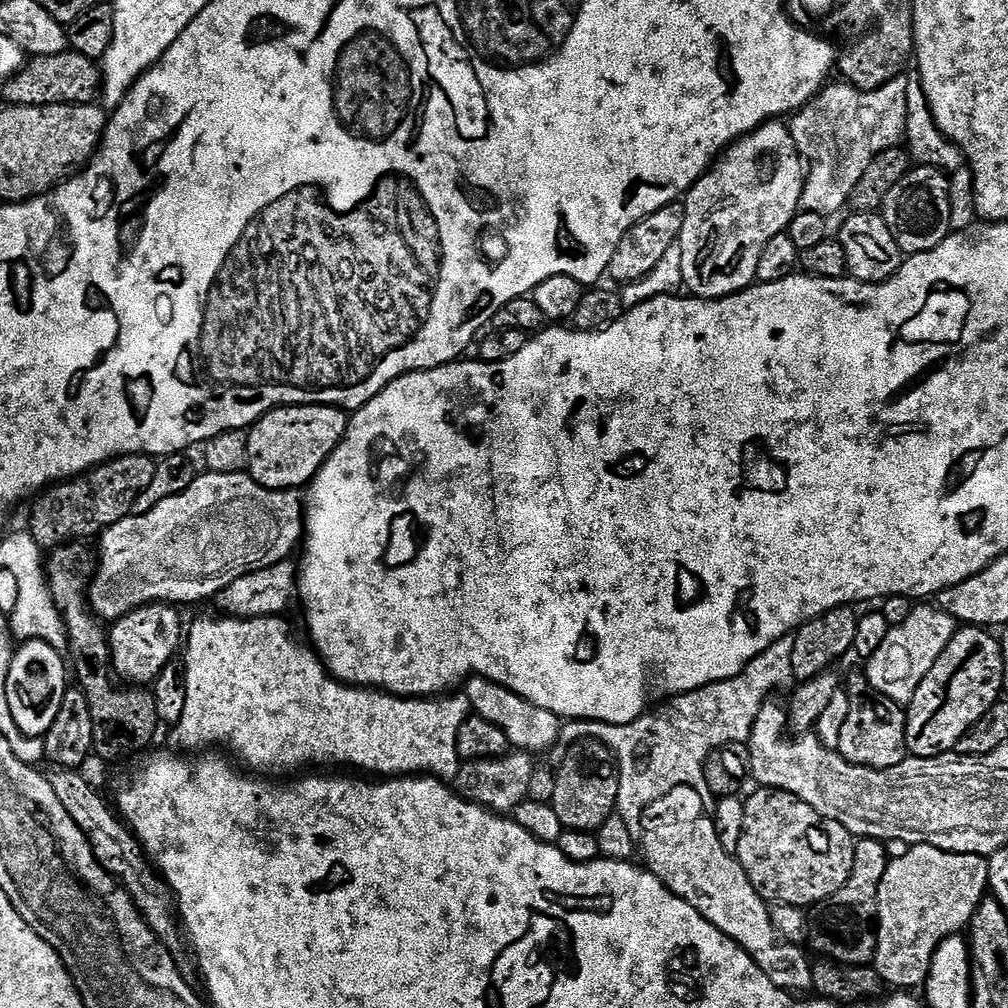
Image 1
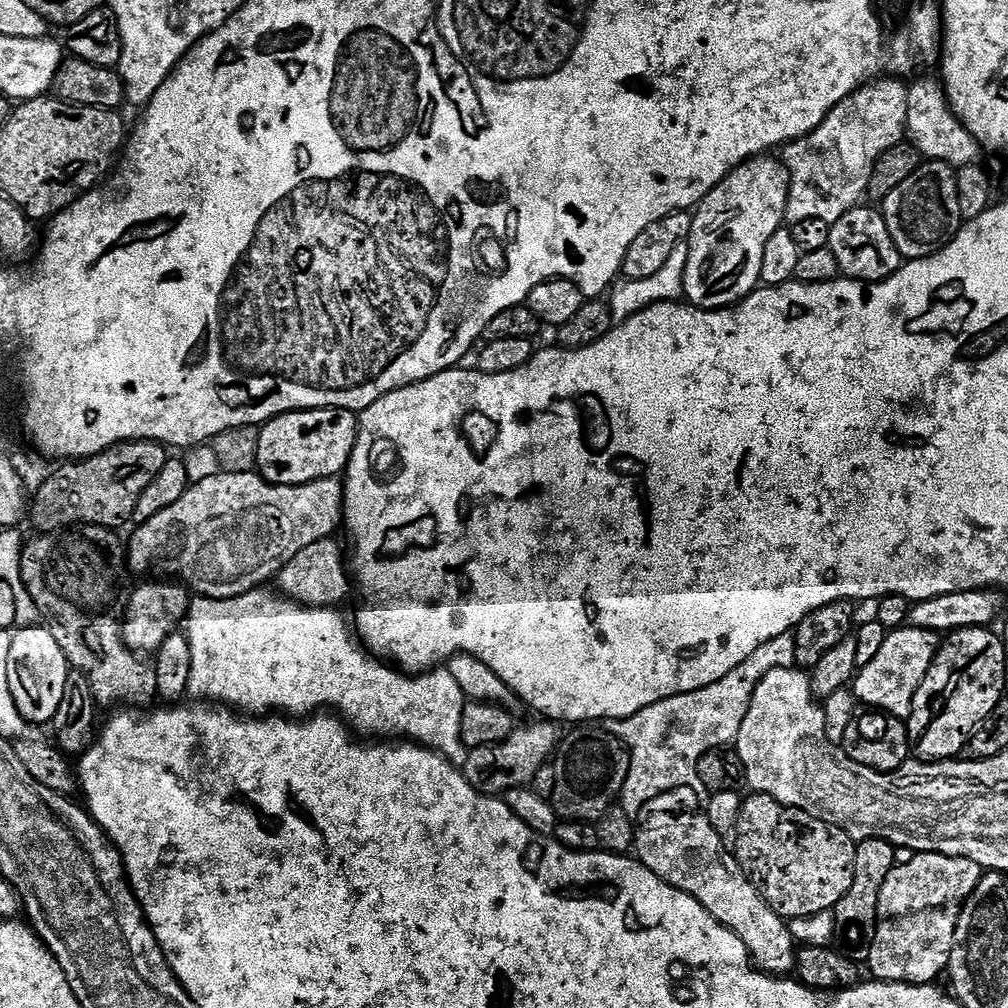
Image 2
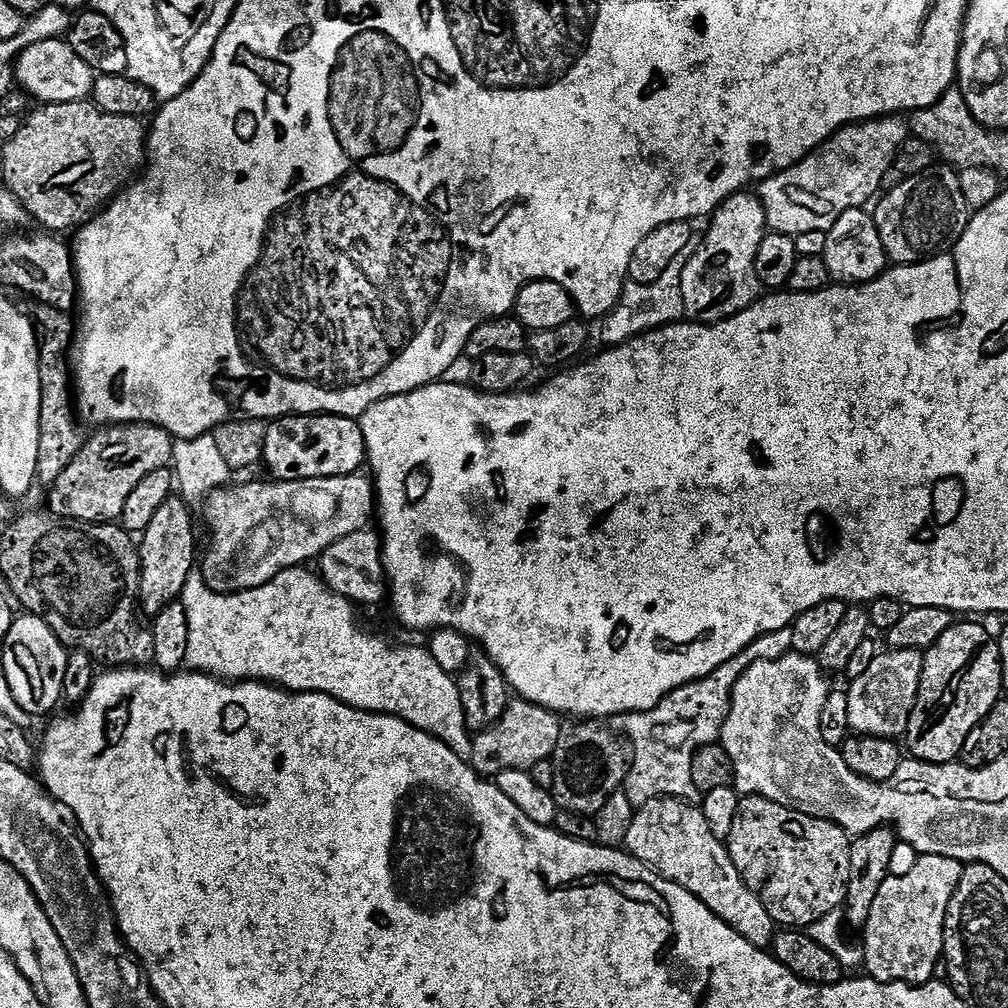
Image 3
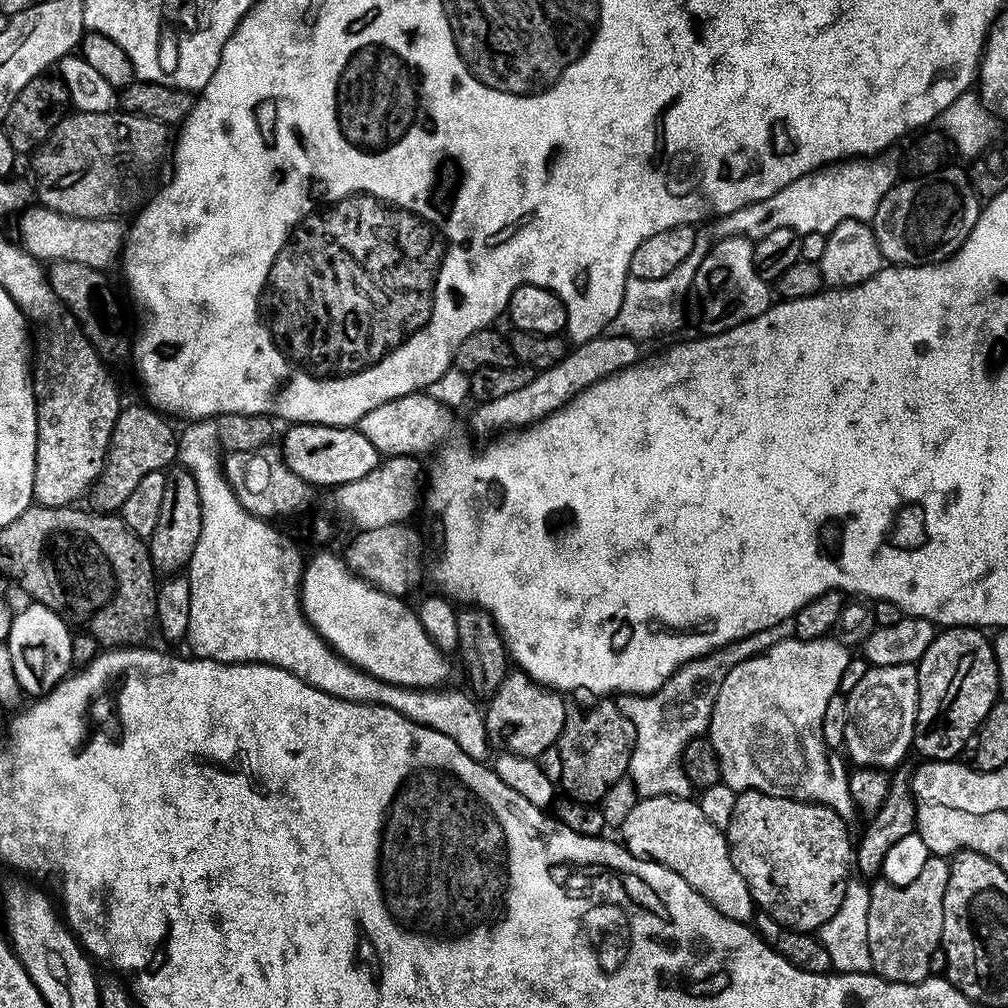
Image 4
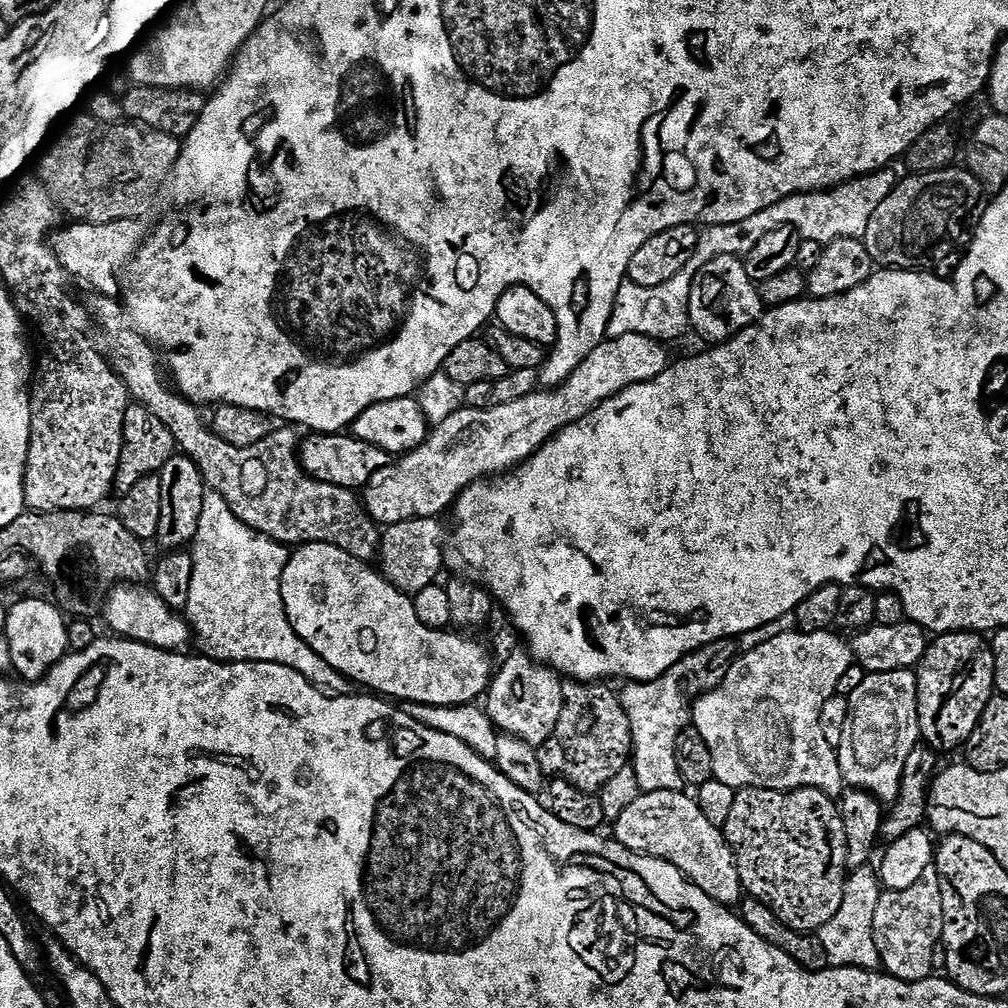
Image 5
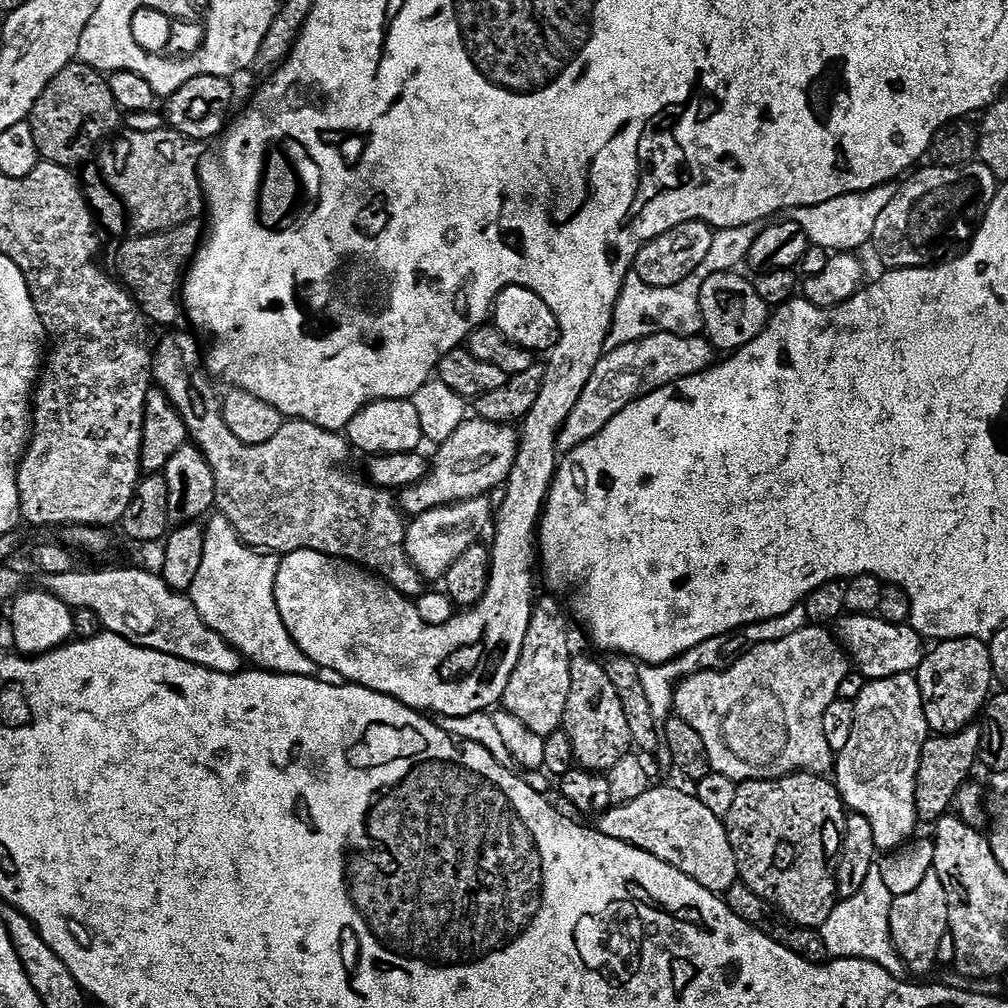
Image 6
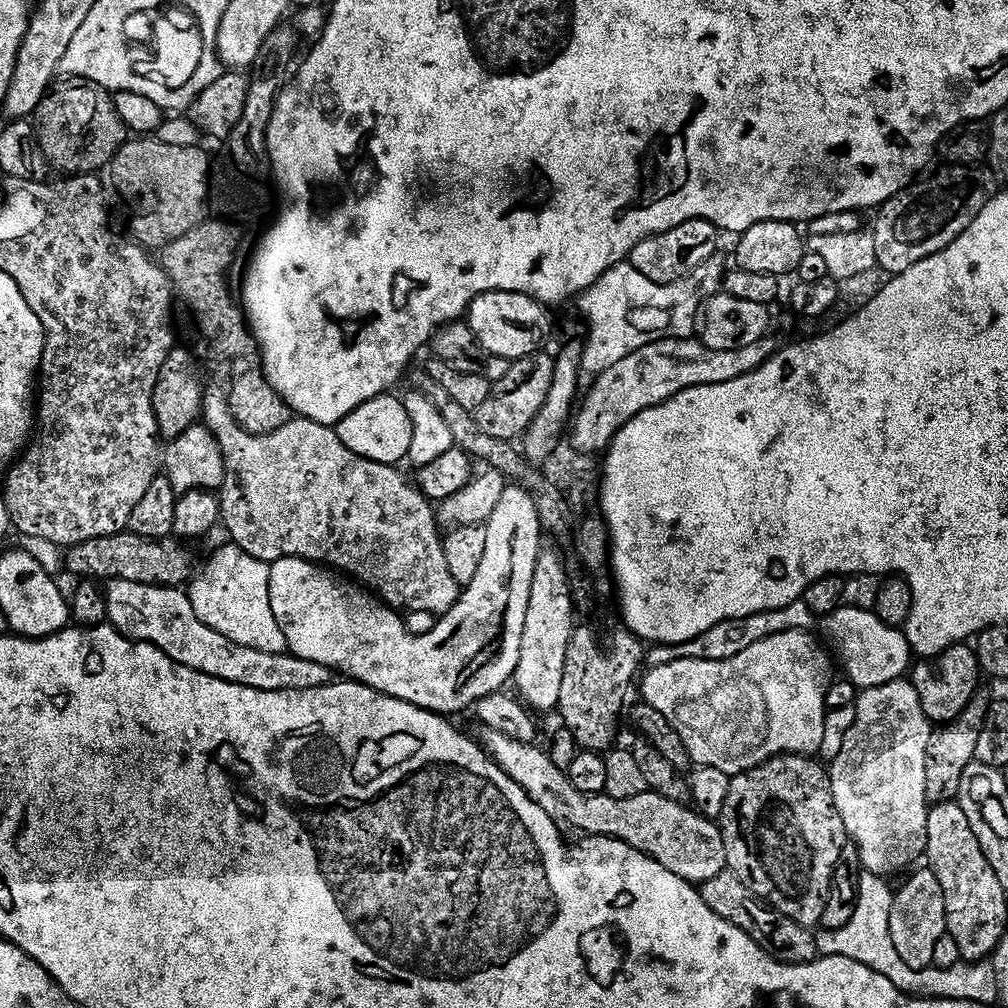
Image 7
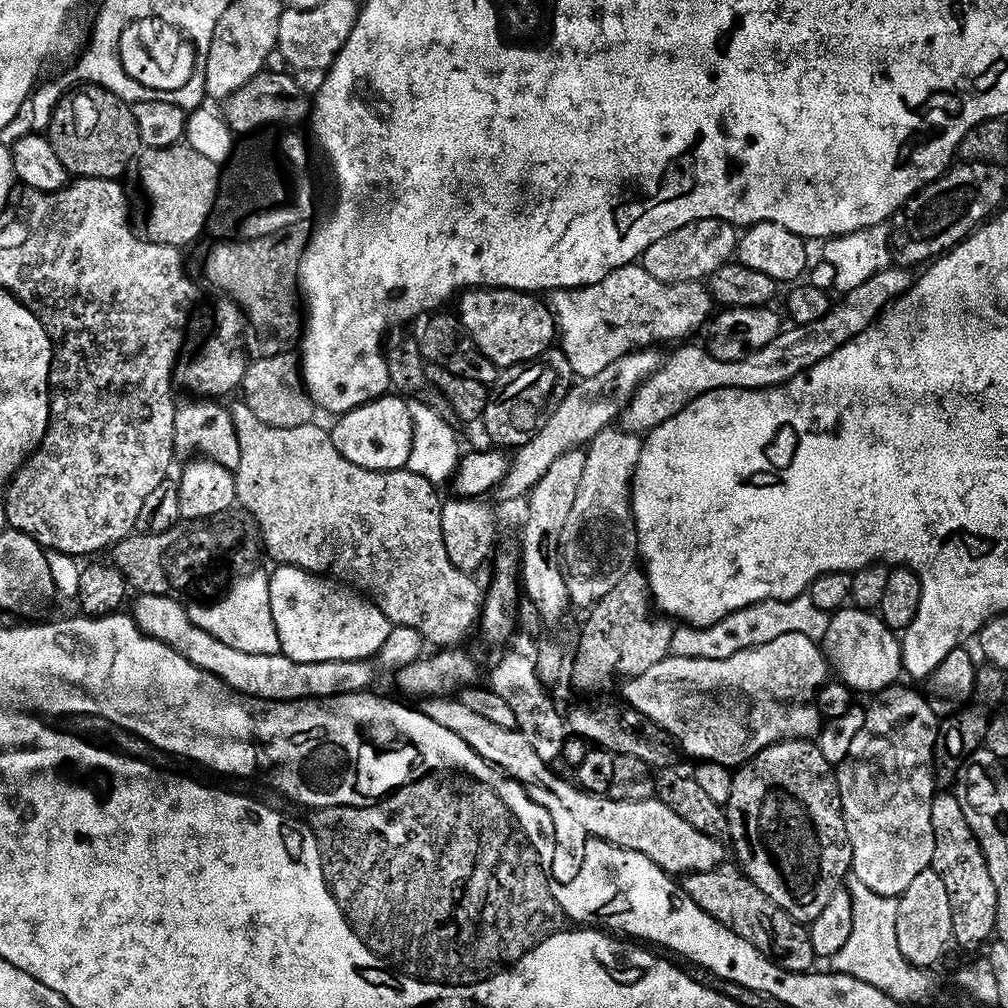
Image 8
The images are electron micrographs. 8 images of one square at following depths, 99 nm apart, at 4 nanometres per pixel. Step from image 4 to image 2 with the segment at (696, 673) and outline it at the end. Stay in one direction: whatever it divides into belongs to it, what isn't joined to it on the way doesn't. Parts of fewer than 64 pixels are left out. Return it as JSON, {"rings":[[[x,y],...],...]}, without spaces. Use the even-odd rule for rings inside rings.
{"rings":[[[793,633],[778,634],[778,638],[762,642],[762,646],[758,646],[758,650],[754,650],[754,654],[750,654],[750,658],[742,662],[742,666],[734,666],[734,670],[730,670],[726,678],[718,678],[718,682],[702,690],[654,702],[654,706],[646,706],[638,710],[638,714],[624,720],[603,721],[604,731],[617,736],[628,749],[630,770],[626,774],[624,789],[618,797],[618,804],[624,808],[626,814],[633,818],[639,817],[644,807],[654,798],[675,788],[689,788],[700,792],[696,763],[701,756],[714,748],[735,745],[742,718],[746,718],[746,710],[750,710],[750,698],[754,698],[758,682],[762,682],[762,678],[766,678],[770,670],[791,668],[795,663]]]}

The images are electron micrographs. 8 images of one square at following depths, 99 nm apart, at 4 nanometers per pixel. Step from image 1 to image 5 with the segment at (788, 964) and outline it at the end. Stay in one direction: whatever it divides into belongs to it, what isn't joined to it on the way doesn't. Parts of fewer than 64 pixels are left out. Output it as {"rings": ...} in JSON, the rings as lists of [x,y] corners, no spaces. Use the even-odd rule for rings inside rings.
{"rings":[[[683,791],[643,793],[614,823],[614,829],[616,829],[614,839],[632,852],[638,852],[642,856],[656,856],[659,860],[670,862],[687,880],[691,880],[718,903],[725,906],[739,905],[742,900],[742,885],[736,865],[736,855],[732,853],[732,848],[728,844],[728,839],[724,837],[723,831],[711,824],[691,795],[690,797],[684,795]]]}

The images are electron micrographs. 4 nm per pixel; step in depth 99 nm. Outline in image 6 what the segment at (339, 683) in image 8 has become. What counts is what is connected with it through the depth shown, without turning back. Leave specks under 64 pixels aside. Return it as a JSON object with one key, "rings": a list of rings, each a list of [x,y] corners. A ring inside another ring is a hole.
{"rings":[[[104,568],[101,572],[67,572],[66,574],[50,574],[44,576],[43,591],[57,596],[67,608],[79,610],[85,608],[98,614],[103,631],[118,634],[124,640],[136,644],[139,648],[158,650],[162,654],[170,654],[179,660],[197,664],[202,668],[209,668],[211,672],[236,675],[245,667],[246,661],[236,649],[223,640],[214,630],[202,622],[198,610],[191,599],[183,592],[175,592],[155,571],[143,572],[140,568]]]}

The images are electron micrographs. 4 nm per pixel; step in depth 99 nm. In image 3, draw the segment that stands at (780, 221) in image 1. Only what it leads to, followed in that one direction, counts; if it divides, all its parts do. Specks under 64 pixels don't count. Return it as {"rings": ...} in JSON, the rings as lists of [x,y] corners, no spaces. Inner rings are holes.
{"rings":[[[747,191],[737,192],[717,208],[710,223],[704,241],[695,245],[686,270],[682,270],[682,298],[689,321],[714,325],[746,310],[757,300],[756,255],[769,227],[759,195]]]}

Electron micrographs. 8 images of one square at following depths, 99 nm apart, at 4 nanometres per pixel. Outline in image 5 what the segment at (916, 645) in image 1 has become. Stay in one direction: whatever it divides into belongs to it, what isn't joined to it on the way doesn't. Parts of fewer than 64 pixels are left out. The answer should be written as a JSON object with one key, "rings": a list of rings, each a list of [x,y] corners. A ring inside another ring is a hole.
{"rings":[[[903,668],[893,672],[869,672],[862,686],[847,698],[851,708],[850,744],[852,752],[862,767],[868,768],[868,776],[872,781],[866,784],[871,792],[881,802],[891,802],[898,798],[900,779],[906,766],[906,758],[910,758],[910,750],[921,743],[919,732],[918,702],[916,701],[916,673]]]}

